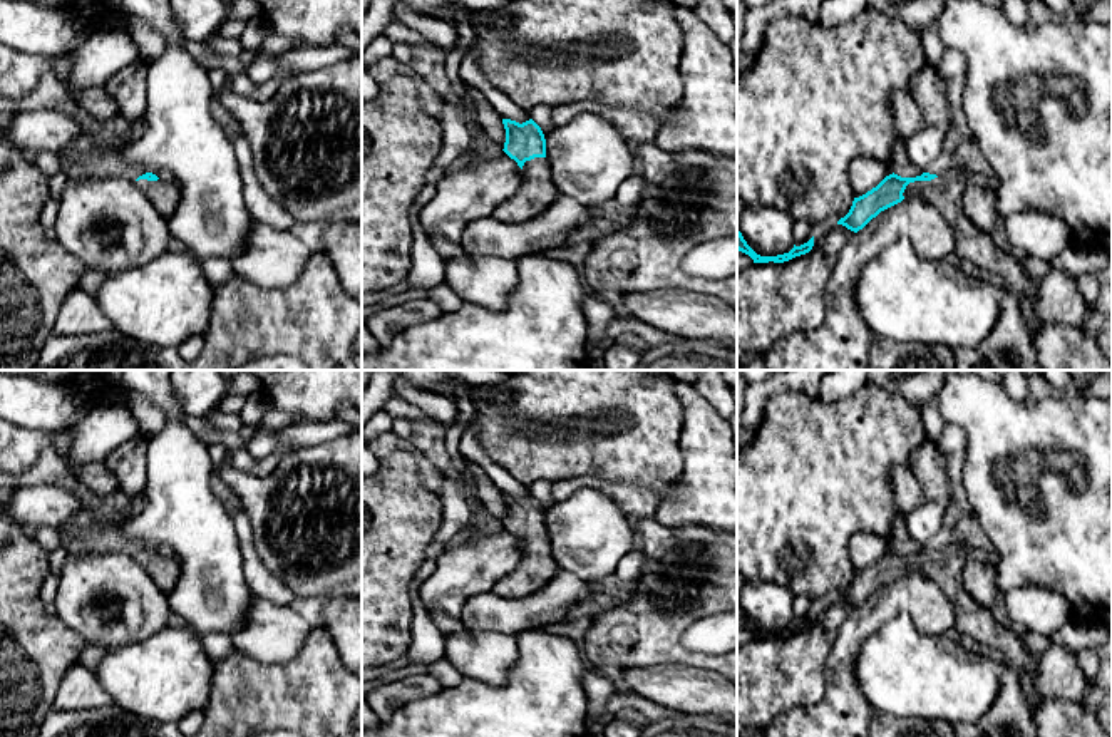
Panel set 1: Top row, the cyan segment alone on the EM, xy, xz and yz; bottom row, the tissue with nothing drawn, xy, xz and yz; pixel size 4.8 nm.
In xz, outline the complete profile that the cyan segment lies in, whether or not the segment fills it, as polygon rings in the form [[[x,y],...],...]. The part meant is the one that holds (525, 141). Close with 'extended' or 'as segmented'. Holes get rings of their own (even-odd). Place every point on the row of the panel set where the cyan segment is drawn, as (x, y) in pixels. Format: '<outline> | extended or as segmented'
[[[502,119],[506,129],[504,152],[523,169],[523,184],[492,216],[504,223],[524,223],[541,214],[559,196],[549,174],[546,139],[533,121],[523,124]]] | extended

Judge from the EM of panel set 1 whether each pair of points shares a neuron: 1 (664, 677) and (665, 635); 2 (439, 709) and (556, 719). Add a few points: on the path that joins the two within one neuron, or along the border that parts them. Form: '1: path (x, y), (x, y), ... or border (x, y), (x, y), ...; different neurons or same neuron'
1: border (702, 669), (658, 664), (632, 665), (625, 672); different neurons
2: path (468, 719), (528, 719); same neuron

